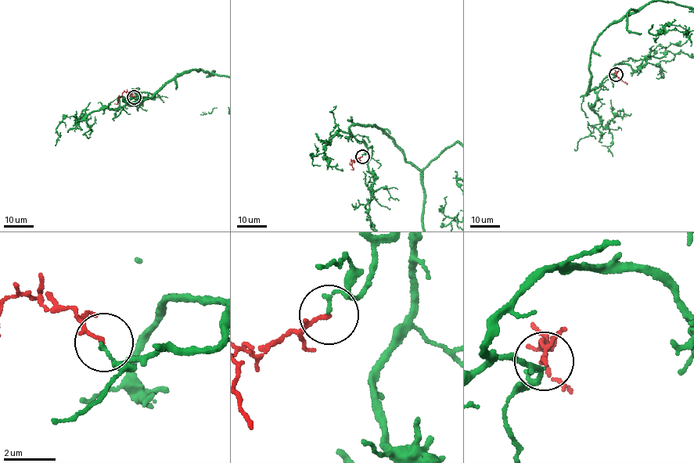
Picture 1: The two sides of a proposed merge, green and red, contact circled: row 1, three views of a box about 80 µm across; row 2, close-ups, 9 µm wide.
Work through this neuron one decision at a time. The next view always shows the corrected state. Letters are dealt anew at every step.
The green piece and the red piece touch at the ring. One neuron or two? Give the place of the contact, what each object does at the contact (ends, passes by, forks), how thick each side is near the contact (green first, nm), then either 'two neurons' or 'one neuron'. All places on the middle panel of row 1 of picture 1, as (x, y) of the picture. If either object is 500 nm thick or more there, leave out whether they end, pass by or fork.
at (362, 156); green ends there; red ends there; 140 nm thick on the green side, 130 nm on the other; one neuron

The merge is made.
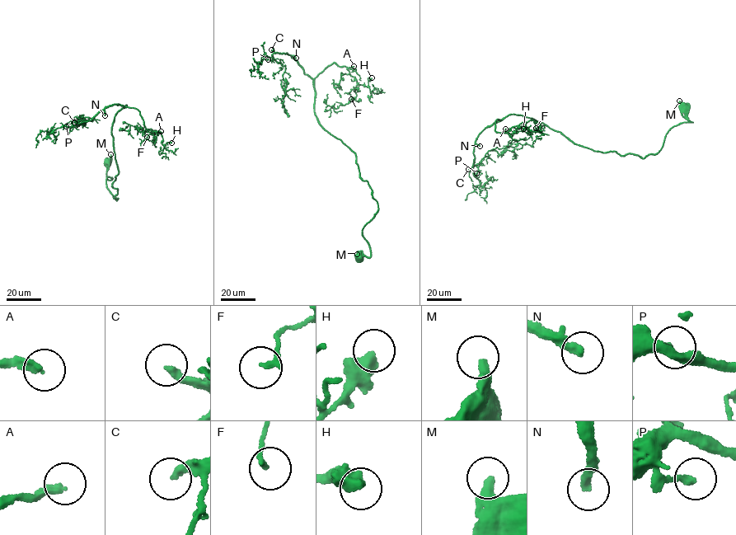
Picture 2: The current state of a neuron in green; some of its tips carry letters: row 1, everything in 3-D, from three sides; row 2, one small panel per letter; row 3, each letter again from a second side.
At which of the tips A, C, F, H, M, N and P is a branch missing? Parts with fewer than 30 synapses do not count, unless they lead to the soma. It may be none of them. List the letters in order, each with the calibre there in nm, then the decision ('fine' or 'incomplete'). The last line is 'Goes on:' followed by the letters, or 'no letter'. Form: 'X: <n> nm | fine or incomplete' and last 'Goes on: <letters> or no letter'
A: 260 nm | incomplete
C: 240 nm | incomplete
F: 170 nm | fine
H: 550 nm | fine
M: 320 nm | fine
N: 260 nm | incomplete
P: 200 nm | fine
Goes on: A, C, N

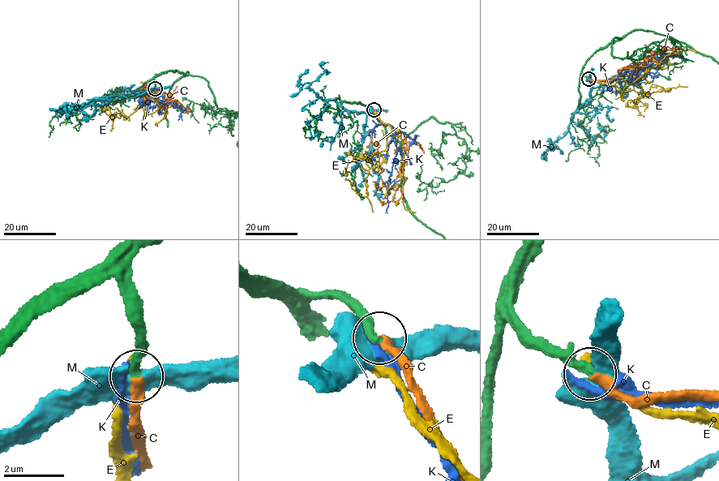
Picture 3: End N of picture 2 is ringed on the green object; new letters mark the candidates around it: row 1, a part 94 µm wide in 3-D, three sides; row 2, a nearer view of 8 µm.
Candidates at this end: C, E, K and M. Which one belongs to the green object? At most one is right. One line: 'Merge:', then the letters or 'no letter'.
Merge: C

